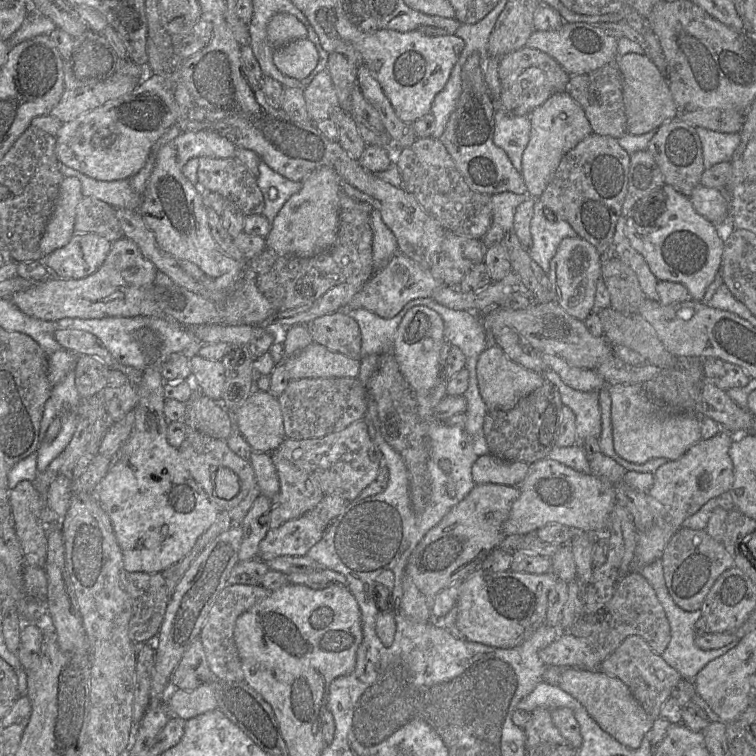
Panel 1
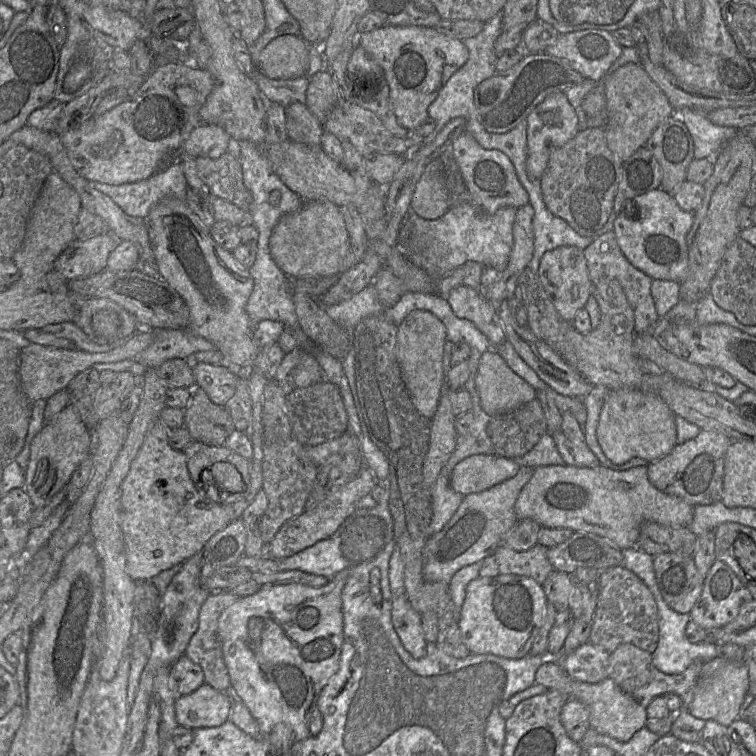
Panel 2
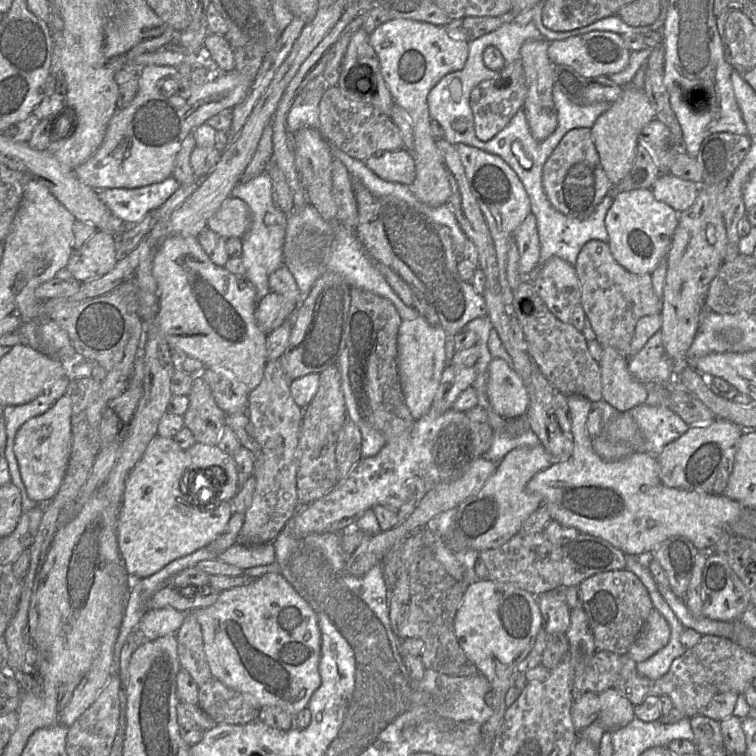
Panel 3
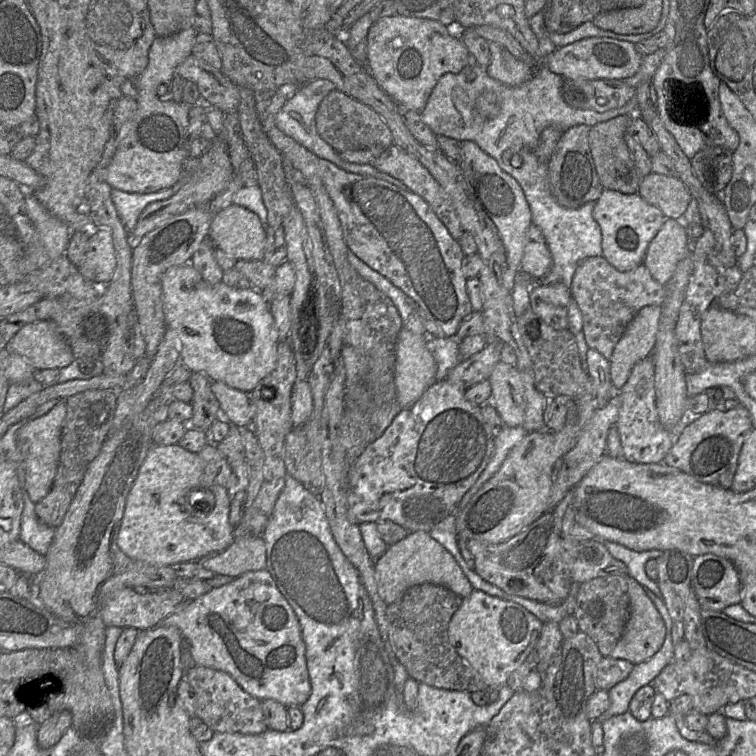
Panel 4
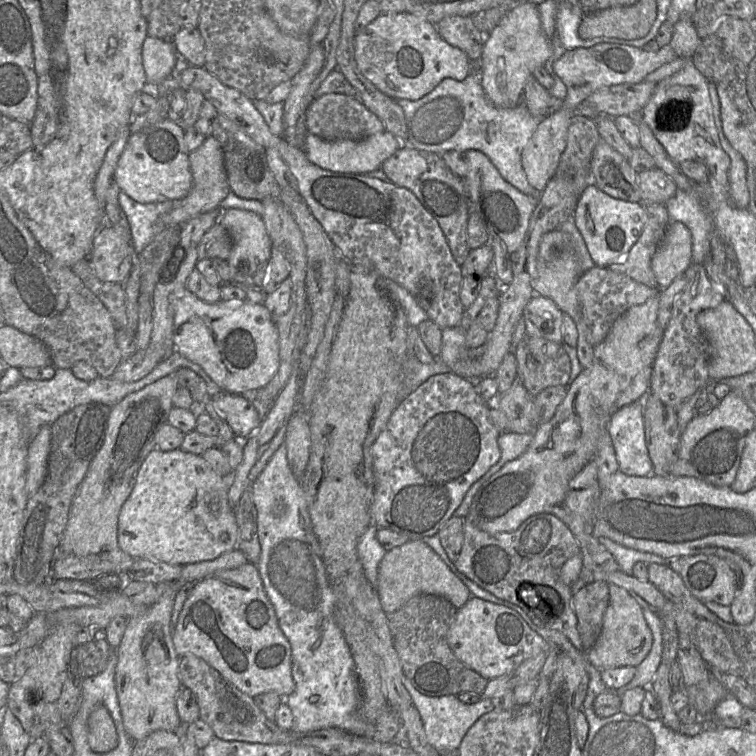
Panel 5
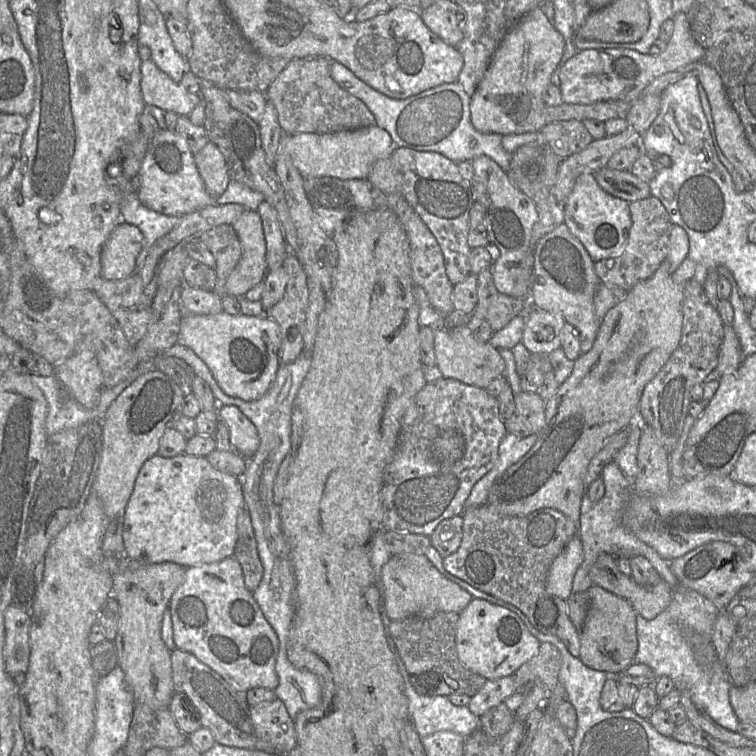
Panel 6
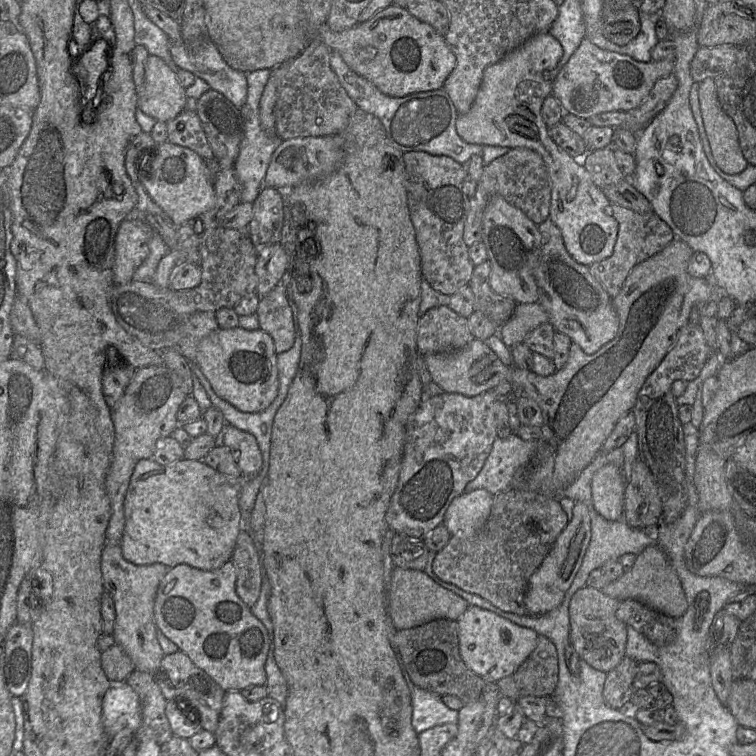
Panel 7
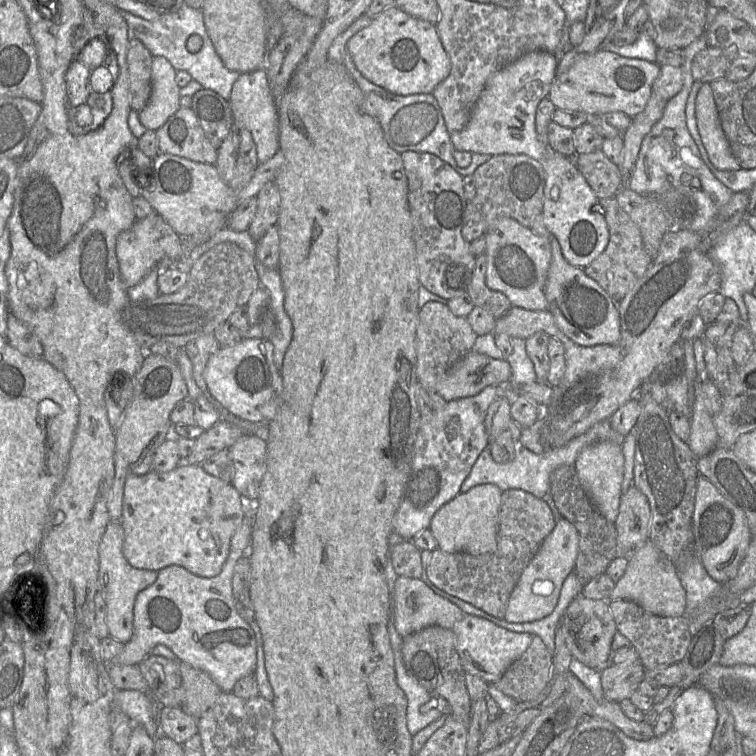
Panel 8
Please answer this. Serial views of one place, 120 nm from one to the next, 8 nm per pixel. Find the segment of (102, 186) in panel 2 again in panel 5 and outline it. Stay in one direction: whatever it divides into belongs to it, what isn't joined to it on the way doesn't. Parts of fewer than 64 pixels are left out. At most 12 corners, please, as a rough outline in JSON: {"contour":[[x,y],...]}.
{"contour":[[123,191],[118,202],[139,255],[166,228],[174,202],[139,203]]}

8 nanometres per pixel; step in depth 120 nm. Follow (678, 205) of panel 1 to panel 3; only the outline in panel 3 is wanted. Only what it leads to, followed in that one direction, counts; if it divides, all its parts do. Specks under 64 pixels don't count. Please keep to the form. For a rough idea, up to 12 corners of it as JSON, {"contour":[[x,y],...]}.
{"contour":[[651,189],[614,196],[605,216],[615,260],[650,274],[679,213]]}

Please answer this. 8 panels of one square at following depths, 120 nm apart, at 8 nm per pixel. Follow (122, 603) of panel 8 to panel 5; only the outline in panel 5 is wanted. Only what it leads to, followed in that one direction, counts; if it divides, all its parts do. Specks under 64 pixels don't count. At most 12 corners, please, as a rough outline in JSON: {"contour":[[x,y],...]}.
{"contour":[[238,548],[184,565],[128,619],[115,686],[133,742],[182,725],[180,656],[170,627],[187,583],[249,563]]}

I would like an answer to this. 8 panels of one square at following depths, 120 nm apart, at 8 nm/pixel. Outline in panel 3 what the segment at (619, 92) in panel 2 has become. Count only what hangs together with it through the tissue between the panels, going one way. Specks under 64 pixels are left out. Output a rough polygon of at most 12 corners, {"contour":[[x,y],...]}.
{"contour":[[626,86],[591,127],[615,186],[655,119],[645,92]]}

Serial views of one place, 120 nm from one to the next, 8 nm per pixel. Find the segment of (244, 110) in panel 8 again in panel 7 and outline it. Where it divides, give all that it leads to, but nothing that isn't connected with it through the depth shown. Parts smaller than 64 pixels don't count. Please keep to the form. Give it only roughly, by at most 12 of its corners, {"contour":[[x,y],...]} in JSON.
{"contour":[[270,69],[247,73],[245,134],[234,164],[241,202],[253,204],[283,141],[260,122]]}

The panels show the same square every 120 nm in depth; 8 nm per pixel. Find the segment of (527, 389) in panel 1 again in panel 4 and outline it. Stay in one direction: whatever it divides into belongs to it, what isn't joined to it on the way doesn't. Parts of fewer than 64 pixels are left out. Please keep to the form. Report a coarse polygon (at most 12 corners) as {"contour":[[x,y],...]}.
{"contour":[[499,361],[490,403],[505,426],[522,426],[525,389],[516,365]]}

